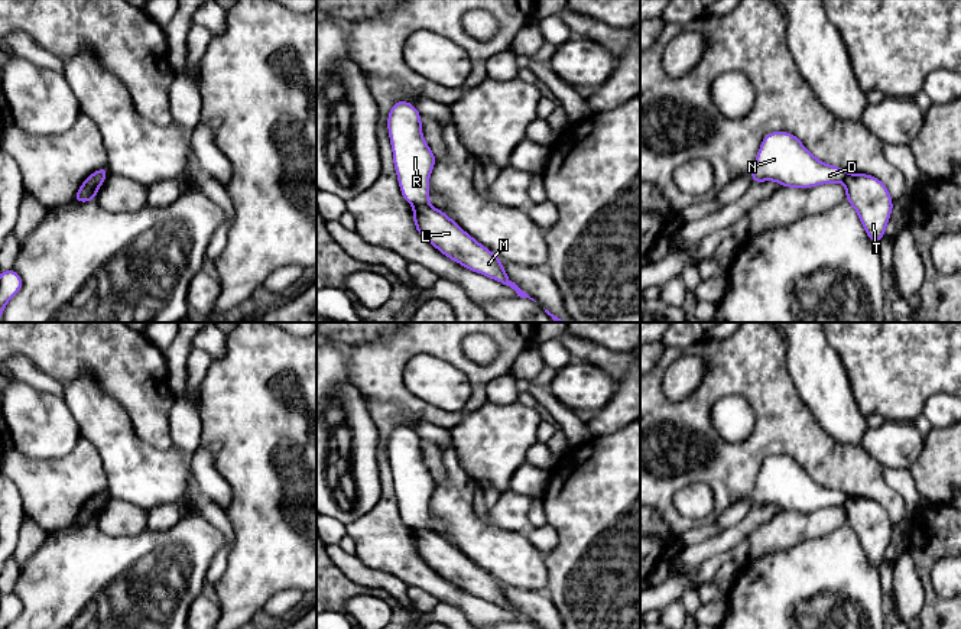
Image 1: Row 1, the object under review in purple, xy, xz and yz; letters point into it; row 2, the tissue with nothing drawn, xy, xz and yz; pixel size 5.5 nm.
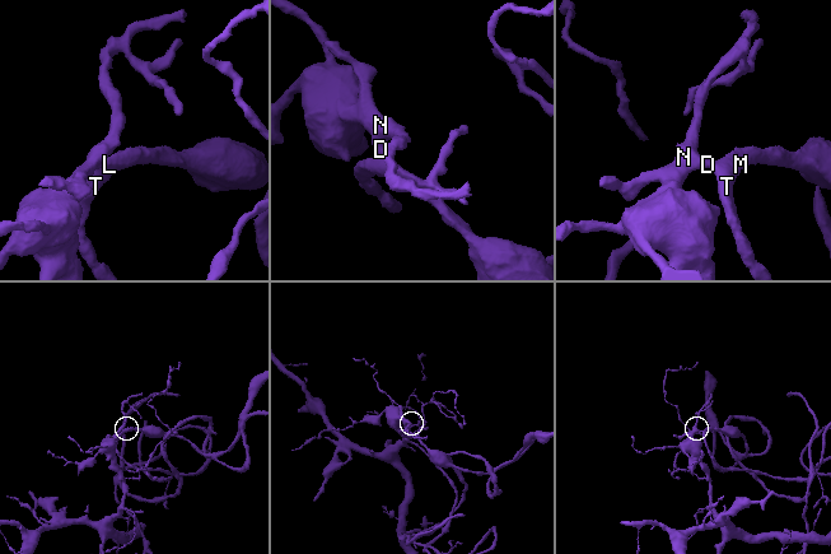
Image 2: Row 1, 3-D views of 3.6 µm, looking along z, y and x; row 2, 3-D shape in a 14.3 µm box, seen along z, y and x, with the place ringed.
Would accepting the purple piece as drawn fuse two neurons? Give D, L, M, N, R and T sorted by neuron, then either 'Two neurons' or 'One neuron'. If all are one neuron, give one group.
Groups: D N R / L M T. Two neurons

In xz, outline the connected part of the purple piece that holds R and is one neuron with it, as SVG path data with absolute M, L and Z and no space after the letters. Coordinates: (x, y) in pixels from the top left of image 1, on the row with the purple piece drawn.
M399 100L387 117L393 163L405 201L429 205L428 184L436 158L422 136L421 113L415 104Z

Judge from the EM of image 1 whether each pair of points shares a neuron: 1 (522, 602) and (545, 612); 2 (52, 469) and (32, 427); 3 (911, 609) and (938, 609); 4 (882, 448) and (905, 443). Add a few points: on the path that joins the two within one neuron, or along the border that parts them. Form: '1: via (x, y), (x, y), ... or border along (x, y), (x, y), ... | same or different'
1: via (528, 602), (539, 609) | same
2: border along (77, 443), (59, 457), (25, 457), (15, 447) | different
3: border along (916, 576), (924, 589), (924, 605), (919, 613) | different
4: via (888, 444), (899, 444) | same

